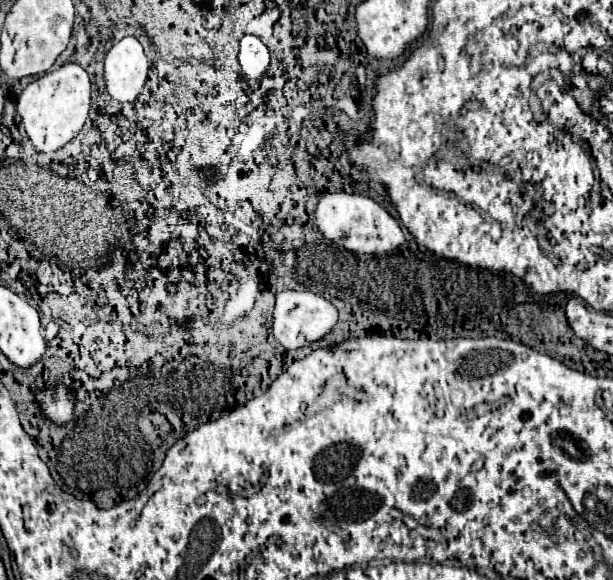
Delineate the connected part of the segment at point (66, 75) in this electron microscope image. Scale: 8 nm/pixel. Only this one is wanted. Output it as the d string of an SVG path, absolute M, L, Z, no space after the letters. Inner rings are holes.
M64 65L42 79L34 81L34 93L44 93L44 99L34 97L34 117L26 125L26 133L38 153L54 153L70 143L88 119L90 109L90 75L78 65Z

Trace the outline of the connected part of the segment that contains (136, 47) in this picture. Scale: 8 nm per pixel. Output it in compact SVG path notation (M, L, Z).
M124 37L110 47L104 59L106 91L120 103L132 103L148 79L146 55L134 37Z

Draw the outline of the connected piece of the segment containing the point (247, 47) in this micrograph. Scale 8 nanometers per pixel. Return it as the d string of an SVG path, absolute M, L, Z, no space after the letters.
M244 35L238 49L238 65L246 79L260 79L270 67L272 51L260 41L258 35Z

